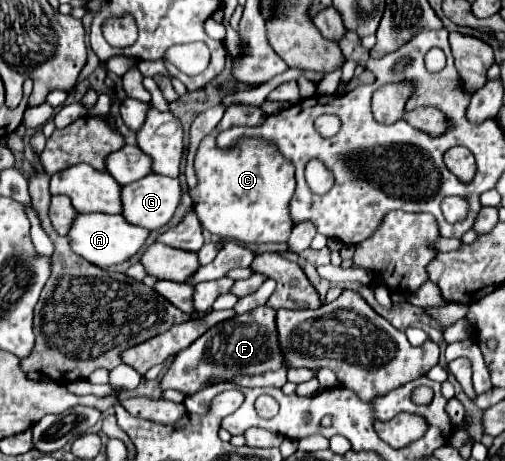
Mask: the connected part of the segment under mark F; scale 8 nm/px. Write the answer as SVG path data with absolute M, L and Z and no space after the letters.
M267 305L255 307L249 313L235 315L205 335L201 335L191 347L179 353L161 381L163 389L177 389L185 395L211 385L213 377L233 379L237 375L259 375L283 367L283 353L279 351L277 329L275 329L275 311Z

